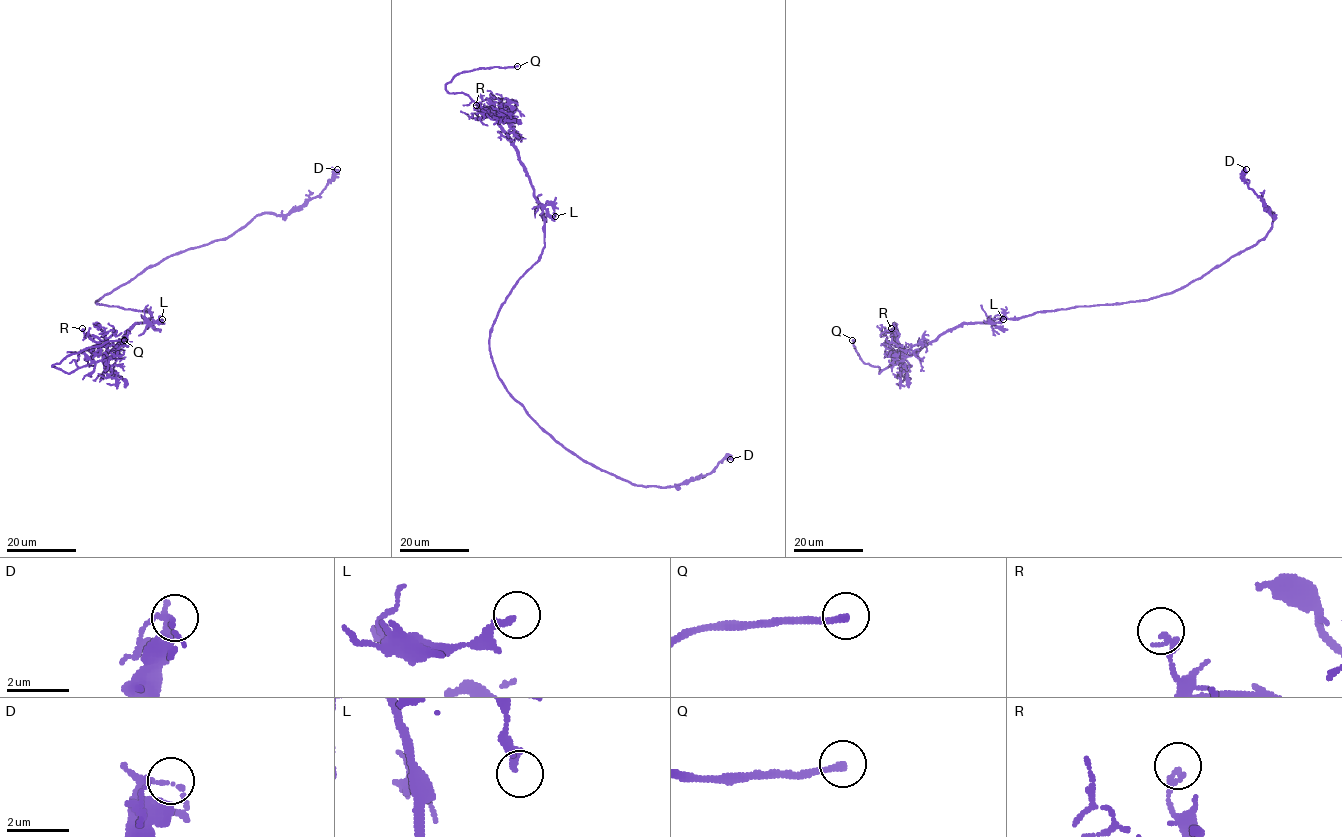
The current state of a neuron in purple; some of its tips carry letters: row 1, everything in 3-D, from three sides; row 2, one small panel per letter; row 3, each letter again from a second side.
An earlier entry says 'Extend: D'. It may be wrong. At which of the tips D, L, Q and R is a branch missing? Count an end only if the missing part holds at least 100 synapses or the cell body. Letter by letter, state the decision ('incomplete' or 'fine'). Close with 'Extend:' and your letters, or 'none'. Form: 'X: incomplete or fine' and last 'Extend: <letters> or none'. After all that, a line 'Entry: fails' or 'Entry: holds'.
D: fine
L: fine
Q: incomplete
R: fine
Extend: Q
Entry: fails

